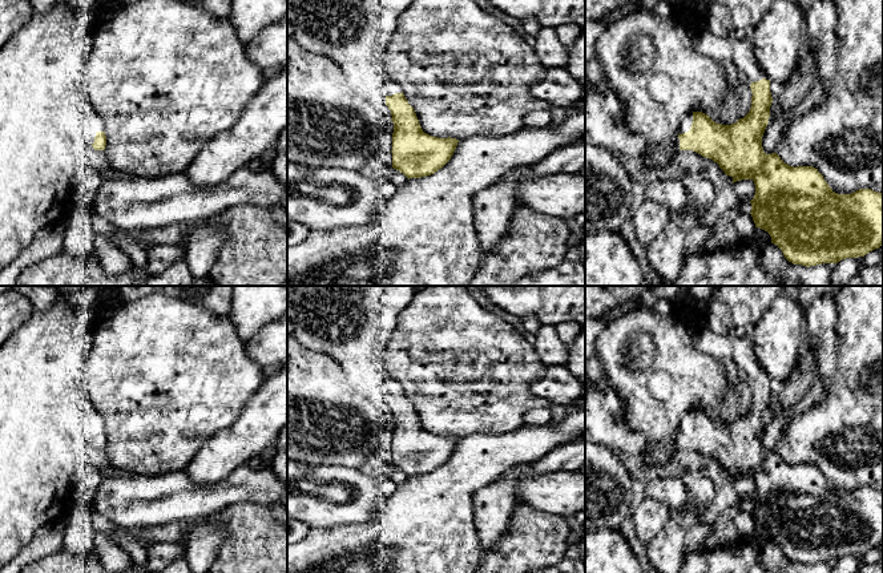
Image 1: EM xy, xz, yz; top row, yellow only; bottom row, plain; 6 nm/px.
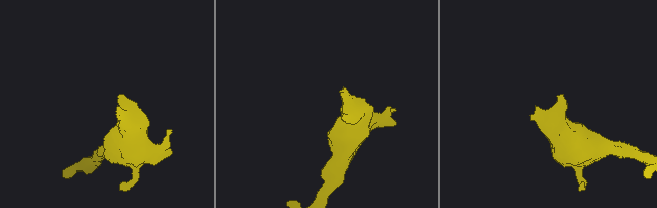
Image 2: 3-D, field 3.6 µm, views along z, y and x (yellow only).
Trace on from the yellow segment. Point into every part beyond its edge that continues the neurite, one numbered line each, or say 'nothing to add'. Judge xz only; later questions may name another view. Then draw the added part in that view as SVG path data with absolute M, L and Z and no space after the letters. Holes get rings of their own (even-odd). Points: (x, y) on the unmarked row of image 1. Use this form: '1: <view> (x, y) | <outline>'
1: xz (354, 325) | M287 286L287 318L291 320L294 338L306 348L330 355L346 372L346 376L352 379L358 372L364 376L366 383L378 383L384 394L402 391L402 386L386 371L384 355L391 342L391 338L398 326L399 314L410 304L416 292L416 286Z

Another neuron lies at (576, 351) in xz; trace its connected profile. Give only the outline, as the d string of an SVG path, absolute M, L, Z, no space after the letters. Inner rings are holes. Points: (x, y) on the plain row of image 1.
M585 327L570 346L567 346L567 368L582 383L582 399L585 399Z

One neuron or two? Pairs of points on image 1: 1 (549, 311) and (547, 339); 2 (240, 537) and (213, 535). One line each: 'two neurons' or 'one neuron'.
1: two neurons
2: two neurons

